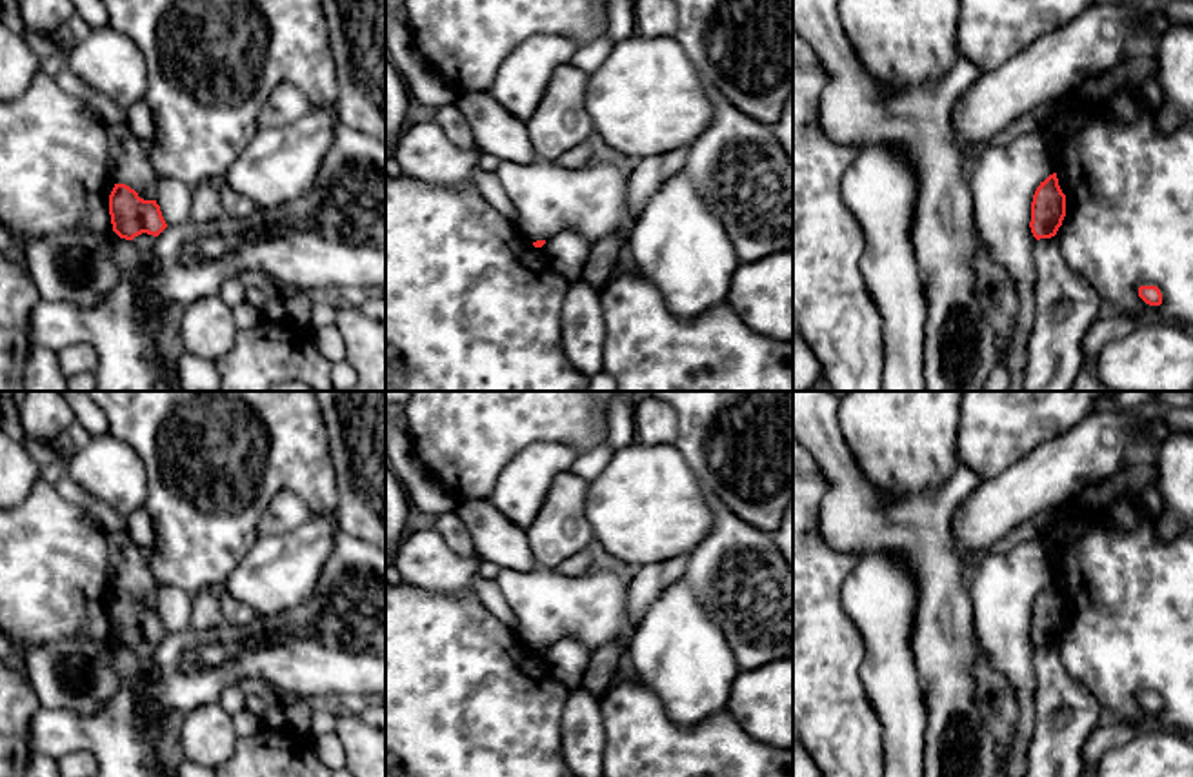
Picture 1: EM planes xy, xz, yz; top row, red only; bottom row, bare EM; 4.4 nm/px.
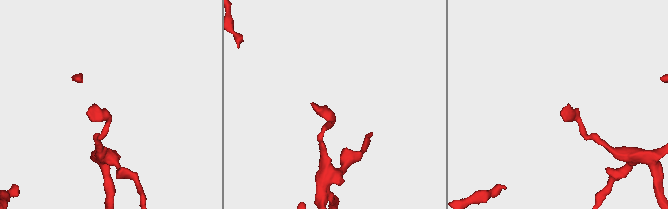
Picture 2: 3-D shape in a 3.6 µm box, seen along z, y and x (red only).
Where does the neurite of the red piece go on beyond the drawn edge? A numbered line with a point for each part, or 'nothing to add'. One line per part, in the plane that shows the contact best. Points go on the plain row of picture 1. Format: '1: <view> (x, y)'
nothing to add

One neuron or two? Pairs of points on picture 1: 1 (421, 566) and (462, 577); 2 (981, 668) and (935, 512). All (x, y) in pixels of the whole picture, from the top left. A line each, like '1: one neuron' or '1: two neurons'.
1: one neuron
2: two neurons

